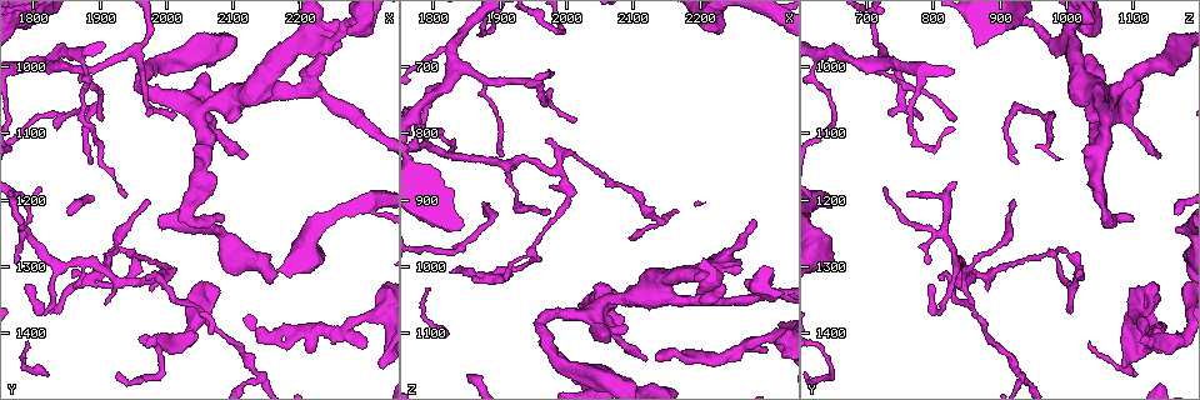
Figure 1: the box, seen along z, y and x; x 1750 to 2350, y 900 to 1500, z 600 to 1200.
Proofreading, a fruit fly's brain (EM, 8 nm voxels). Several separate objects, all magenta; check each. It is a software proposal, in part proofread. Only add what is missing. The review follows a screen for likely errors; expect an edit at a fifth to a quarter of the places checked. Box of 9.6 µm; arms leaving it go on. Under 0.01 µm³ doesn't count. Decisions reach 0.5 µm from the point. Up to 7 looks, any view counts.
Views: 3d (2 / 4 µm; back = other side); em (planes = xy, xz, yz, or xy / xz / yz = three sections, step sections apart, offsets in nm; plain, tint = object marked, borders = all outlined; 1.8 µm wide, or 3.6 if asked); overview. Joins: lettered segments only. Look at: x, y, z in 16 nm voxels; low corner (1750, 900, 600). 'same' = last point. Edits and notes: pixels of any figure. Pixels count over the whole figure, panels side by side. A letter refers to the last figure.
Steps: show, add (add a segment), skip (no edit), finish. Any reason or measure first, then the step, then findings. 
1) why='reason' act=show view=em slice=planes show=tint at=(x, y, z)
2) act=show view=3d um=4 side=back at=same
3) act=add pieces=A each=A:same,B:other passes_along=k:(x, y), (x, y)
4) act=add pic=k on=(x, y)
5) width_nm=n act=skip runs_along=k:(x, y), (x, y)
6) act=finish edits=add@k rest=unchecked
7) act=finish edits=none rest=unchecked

why='an open end' act=show view=em slice=planes show=borders at=(2290, 1425, 1125)

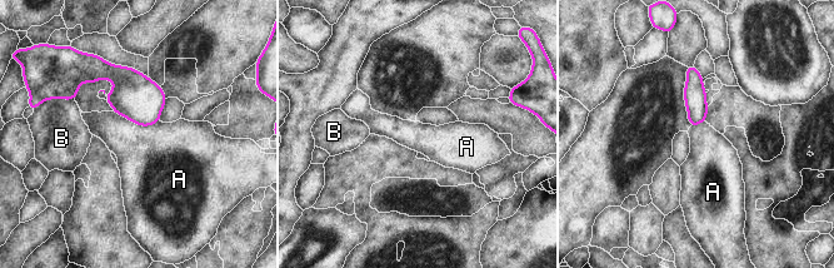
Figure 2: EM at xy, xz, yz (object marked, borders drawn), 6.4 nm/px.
longest_contact=A:300nm act=skip each=A:other,B:other border=2:(114, 110), (141, 125), (159, 122) found='none of them fits'

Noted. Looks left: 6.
why='end of a long branch' act=show view=em slice=planes show=tint at=(2085, 1230, 1100)

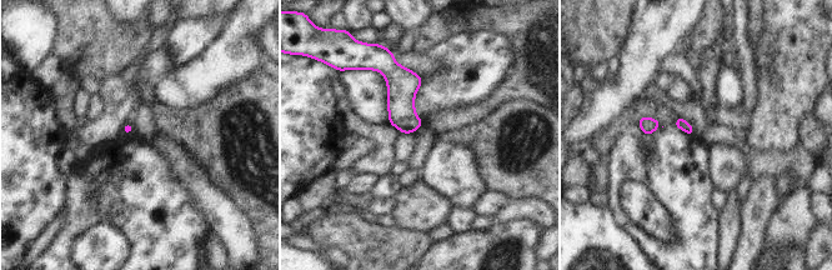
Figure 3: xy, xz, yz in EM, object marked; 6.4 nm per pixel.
why='what lies round it' act=show view=em slice=planes show=borders at=same

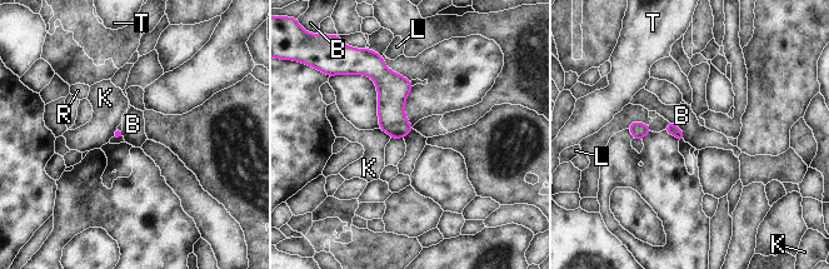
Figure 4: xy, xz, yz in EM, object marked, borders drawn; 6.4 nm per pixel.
act=skip each=B:other,K:other,L:other,R:other,T:other border=4:(668, 120), (683, 131), (684, 139) found='no lettered segment goes on from it'

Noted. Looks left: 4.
why='branch point' act=show view=3d um=4 at=(1880, 1005, 725)

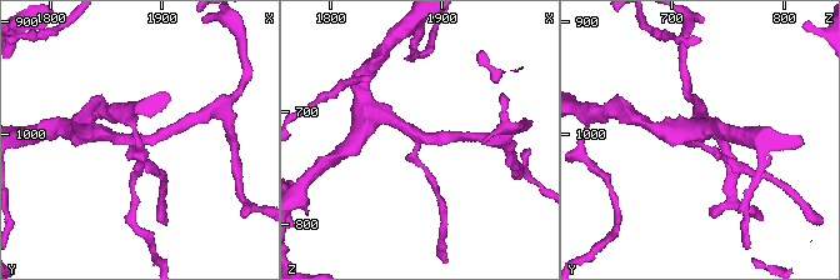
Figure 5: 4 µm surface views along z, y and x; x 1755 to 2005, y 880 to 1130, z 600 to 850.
arms=3 why='shape alone is not enough' act=show view=em slice=planes show=tint at=(1882, 1004, 722)

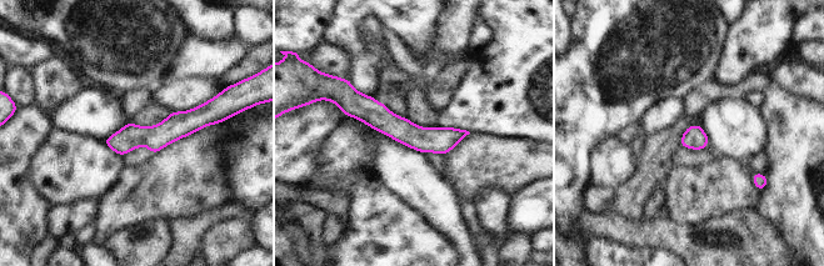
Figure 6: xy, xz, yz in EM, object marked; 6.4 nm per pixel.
act=show view=em slice=planes show=borders at=same

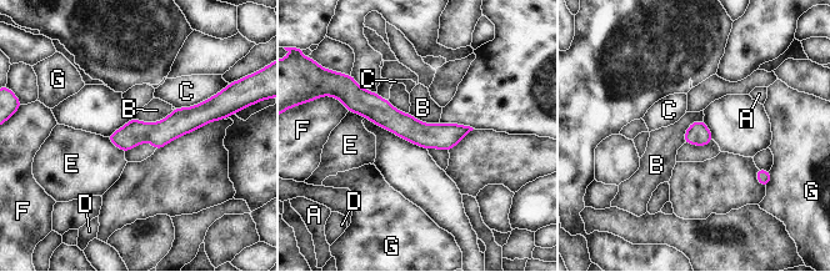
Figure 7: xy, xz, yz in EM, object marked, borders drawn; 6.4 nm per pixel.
width_nm=150 act=skip each=A:other,B:other,C:other,D:other,E:other,F:other,G:other border=7:(173, 110), (158, 121), (134, 119) found='none of them fits'

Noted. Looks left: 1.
act=finish edits=none rest=unchecked

